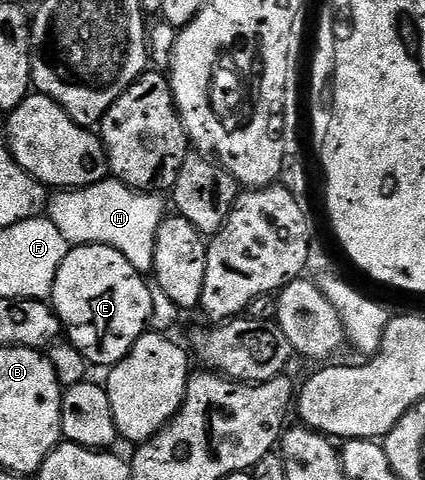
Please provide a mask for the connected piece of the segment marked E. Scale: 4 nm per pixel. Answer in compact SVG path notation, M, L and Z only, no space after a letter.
M82 244L73 247L58 266L58 278L54 278L54 290L50 297L52 309L58 314L67 343L74 345L89 365L96 364L107 370L117 364L134 346L143 332L149 331L152 319L152 289L149 281L130 264L118 250L108 245Z

